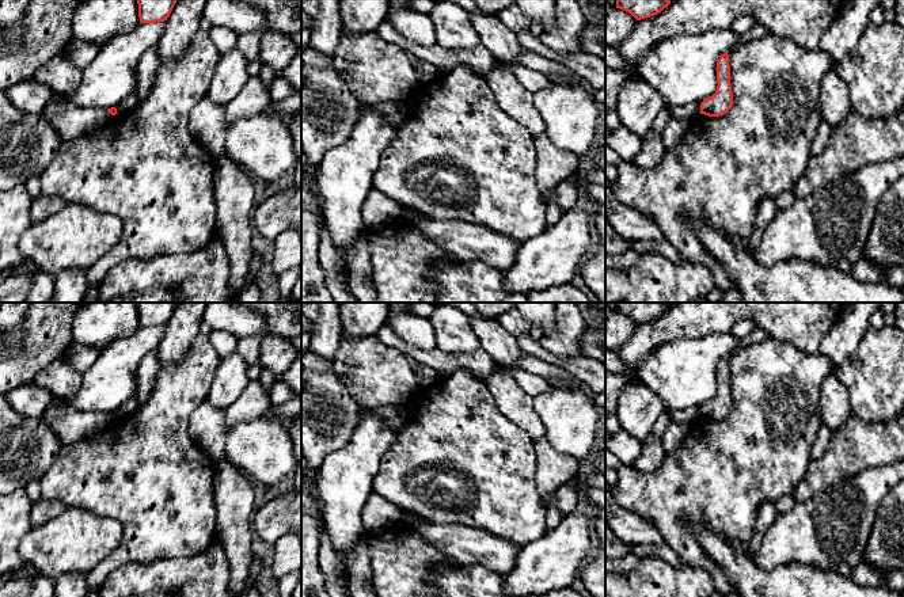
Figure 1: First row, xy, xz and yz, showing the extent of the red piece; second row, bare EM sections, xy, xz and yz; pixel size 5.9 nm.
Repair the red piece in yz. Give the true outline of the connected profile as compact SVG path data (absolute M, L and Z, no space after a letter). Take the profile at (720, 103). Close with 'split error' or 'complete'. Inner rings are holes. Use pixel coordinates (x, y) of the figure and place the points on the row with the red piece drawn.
M723 53L717 61L717 91L713 96L700 103L700 114L719 117L726 114L733 106L733 94L730 84L729 54Z; complete

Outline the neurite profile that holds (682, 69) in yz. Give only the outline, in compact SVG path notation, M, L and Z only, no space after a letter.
M710 30L700 35L683 34L658 42L643 53L637 73L668 106L702 103L717 91L717 61L741 43L733 30Z

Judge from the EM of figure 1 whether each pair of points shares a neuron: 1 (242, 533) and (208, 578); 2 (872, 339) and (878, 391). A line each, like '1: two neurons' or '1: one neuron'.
1: two neurons
2: one neuron

